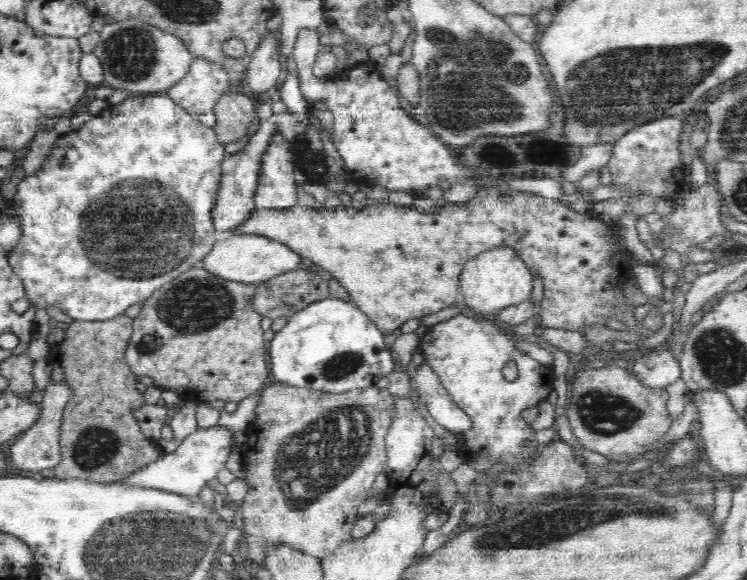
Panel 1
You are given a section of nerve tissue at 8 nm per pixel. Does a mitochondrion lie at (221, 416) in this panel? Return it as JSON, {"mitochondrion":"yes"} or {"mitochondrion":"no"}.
{"mitochondrion":"no"}

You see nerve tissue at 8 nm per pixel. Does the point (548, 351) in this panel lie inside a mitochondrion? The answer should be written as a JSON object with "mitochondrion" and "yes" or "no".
{"mitochondrion":"no"}

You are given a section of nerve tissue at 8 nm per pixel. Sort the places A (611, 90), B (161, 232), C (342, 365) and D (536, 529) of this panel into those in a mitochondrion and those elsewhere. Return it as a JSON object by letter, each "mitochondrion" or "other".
{"A":"mitochondrion","B":"mitochondrion","C":"mitochondrion","D":"mitochondrion"}

